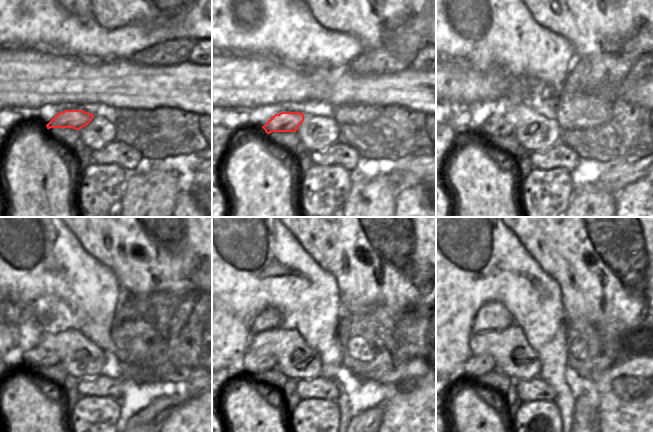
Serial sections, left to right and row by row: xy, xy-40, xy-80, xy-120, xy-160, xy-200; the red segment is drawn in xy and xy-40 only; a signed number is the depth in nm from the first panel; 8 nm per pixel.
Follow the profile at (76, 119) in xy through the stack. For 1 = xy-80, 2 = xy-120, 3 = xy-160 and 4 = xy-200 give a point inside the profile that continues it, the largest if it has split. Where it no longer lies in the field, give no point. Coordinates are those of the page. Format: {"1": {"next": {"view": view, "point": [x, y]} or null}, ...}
{"1": {"next": {"view": "xy-80", "point": [498, 124]}}, "2": {"next": {"view": "xy-120", "point": [38, 356]}}, "3": {"next": {"view": "xy-160", "point": [254, 362]}}, "4": {"next": {"view": "xy-200", "point": [475, 366]}}}

